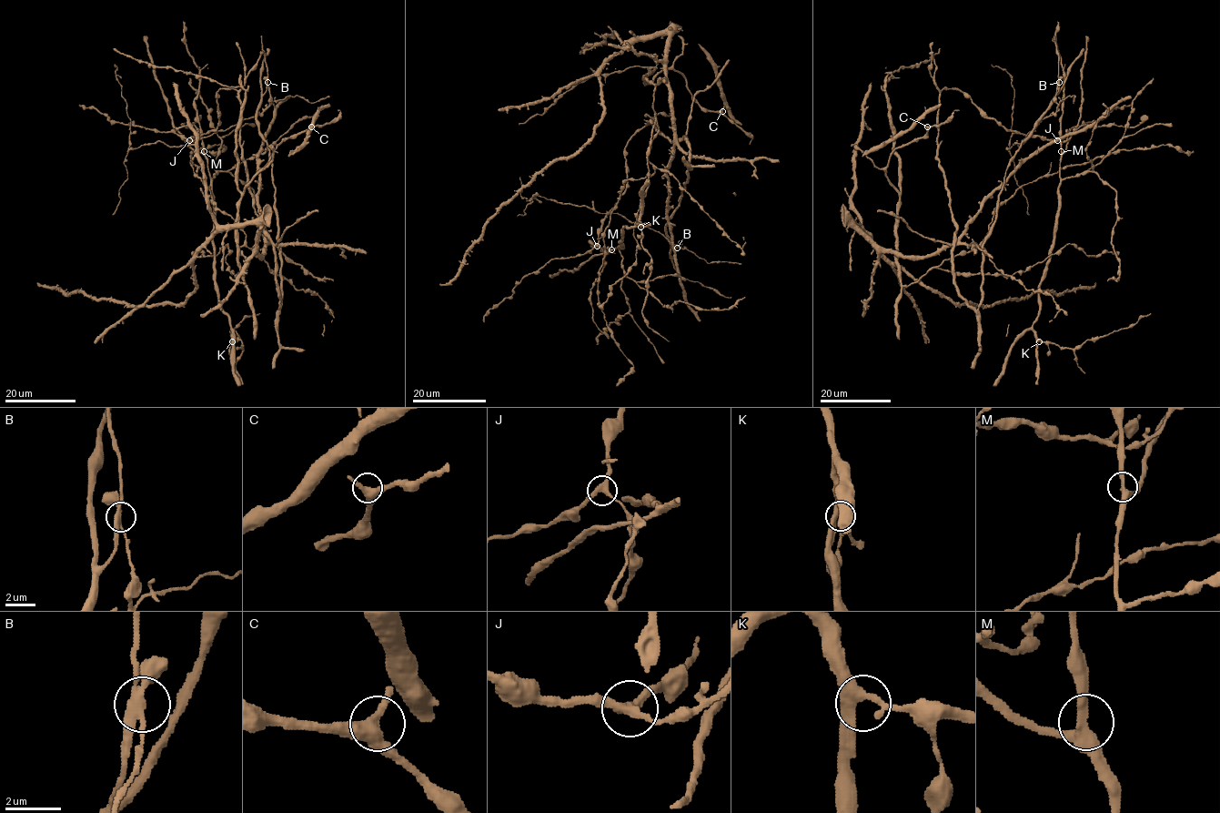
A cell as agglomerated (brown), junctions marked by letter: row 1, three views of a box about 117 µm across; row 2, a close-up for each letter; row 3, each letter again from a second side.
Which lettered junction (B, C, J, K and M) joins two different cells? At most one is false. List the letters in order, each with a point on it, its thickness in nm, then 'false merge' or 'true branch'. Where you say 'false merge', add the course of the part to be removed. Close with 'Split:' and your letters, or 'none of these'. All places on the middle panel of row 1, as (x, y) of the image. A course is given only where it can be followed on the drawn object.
B: (677, 248) | 300 nm | false merge | (677, 248), (680, 244), (673, 246), (660, 233), (617, 213), (535, 194), (527, 200), (520, 196), (519, 177)
C: (722, 111) | 360 nm | true branch
J: (597, 246) | 300 nm | true branch
K: (640, 227) | 360 nm | true branch
M: (611, 249) | 340 nm | true branch
Split: B

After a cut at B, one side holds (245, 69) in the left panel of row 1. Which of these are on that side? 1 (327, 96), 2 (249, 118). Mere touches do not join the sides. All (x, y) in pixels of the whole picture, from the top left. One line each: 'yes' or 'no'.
1: no
2: no

